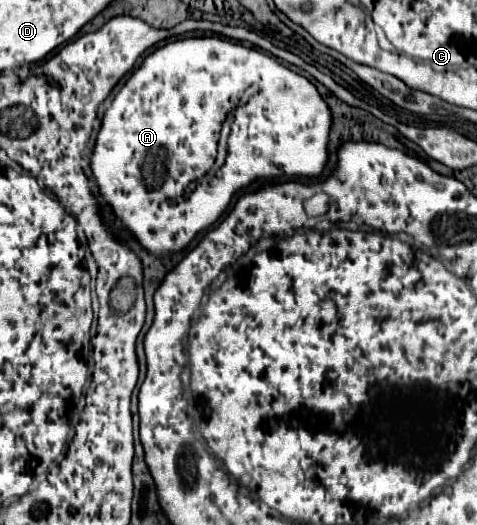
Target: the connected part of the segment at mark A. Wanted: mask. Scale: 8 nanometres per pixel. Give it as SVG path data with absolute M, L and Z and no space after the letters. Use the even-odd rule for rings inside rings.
M219 36L183 38L183 40L169 42L163 48L155 50L153 54L149 54L143 60L143 64L133 72L133 76L127 80L127 84L117 92L113 104L109 106L109 110L103 116L101 130L99 130L97 140L95 140L95 148L93 148L93 156L91 156L91 170L93 170L93 176L95 176L97 184L99 184L101 194L111 204L117 220L125 228L129 228L147 250L151 250L157 256L163 256L163 254L171 254L171 252L177 252L177 250L185 248L195 238L197 232L209 228L225 212L225 208L229 206L233 194L239 188L249 186L255 178L319 176L323 172L323 168L325 168L325 162L327 162L329 130L331 130L329 108L325 106L325 102L319 96L317 88L305 76L291 72L289 68L285 68L275 58L271 58L271 56L267 56L263 52L257 52L253 48L235 44L235 42L219 38ZM229 114L233 114L233 122L231 122L231 134L229 134L229 142L227 142L227 156L225 156L225 162L219 166L217 164L219 132L221 132L221 126L223 126L223 122L227 120Z

